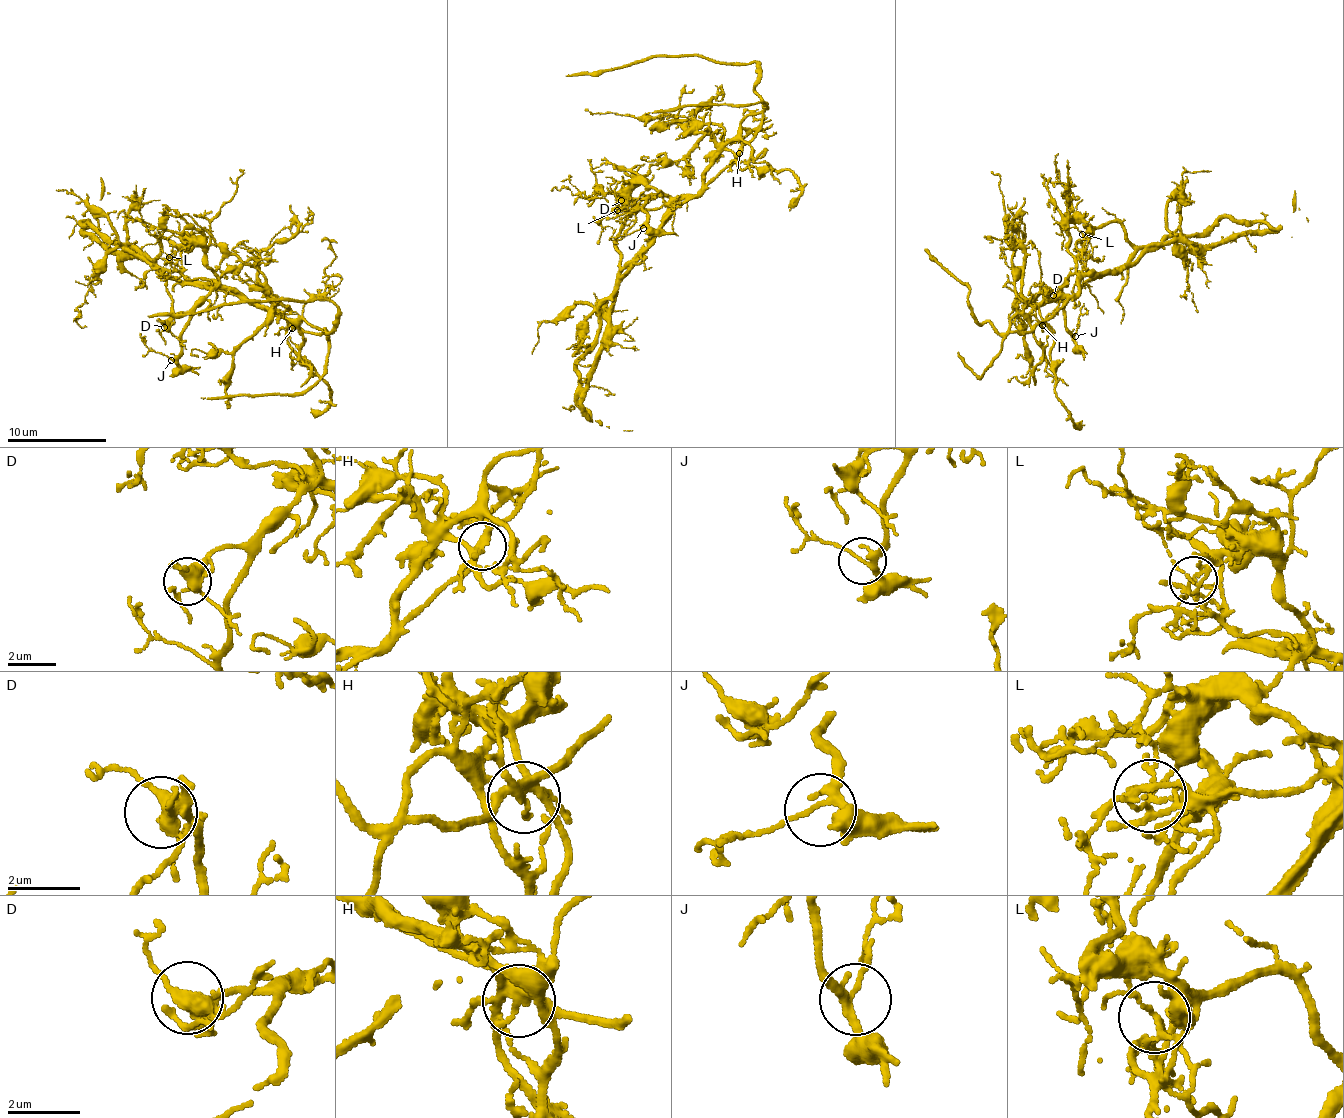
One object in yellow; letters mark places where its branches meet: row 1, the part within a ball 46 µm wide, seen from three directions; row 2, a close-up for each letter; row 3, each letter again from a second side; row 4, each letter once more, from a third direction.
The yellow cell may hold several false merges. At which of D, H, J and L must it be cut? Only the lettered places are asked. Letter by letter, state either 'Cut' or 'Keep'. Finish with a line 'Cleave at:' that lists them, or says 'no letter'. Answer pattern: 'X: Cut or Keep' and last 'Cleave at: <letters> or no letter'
D: Keep
H: Cut
J: Keep
L: Cut
Cleave at: H, L

